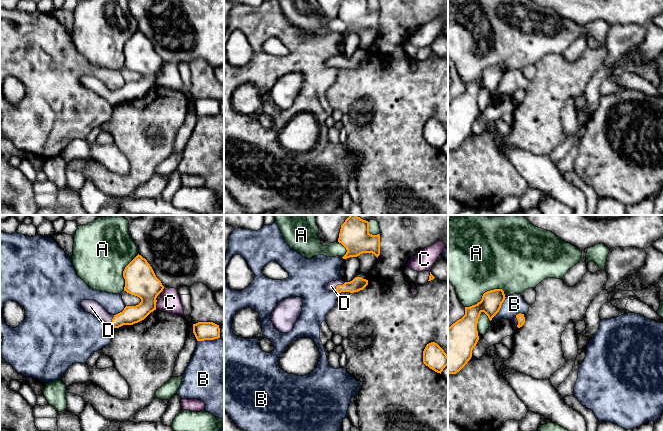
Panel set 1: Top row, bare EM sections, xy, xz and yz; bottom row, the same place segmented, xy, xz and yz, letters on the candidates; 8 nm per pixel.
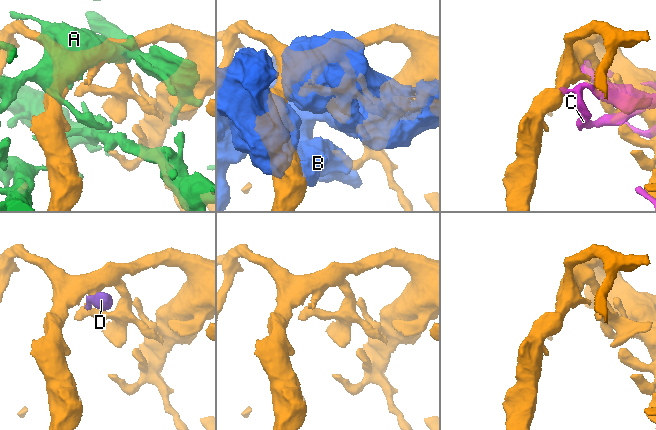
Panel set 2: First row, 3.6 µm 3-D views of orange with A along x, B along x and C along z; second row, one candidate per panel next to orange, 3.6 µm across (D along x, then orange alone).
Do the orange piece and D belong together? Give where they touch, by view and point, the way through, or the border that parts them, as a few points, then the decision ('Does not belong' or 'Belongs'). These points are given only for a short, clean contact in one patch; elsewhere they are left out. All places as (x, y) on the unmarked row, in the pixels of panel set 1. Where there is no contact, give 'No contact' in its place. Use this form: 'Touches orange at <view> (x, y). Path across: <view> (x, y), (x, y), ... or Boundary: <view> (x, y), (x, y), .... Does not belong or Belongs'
Touches orange at xy (112, 98). Path across: xy (130, 91), (112, 98), (90, 82). Belongs

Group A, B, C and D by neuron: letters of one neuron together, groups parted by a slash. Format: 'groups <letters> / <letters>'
groups A / B / C / D

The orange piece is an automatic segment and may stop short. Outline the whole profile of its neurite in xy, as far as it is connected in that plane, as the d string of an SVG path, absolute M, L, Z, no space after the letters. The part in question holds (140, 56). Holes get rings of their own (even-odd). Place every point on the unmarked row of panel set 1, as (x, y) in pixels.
M139 30L125 43L123 53L125 55L124 67L139 73L141 78L138 81L126 82L122 88L111 91L94 76L81 78L81 83L86 88L96 92L113 106L144 96L156 86L156 74L164 65L150 40Z

